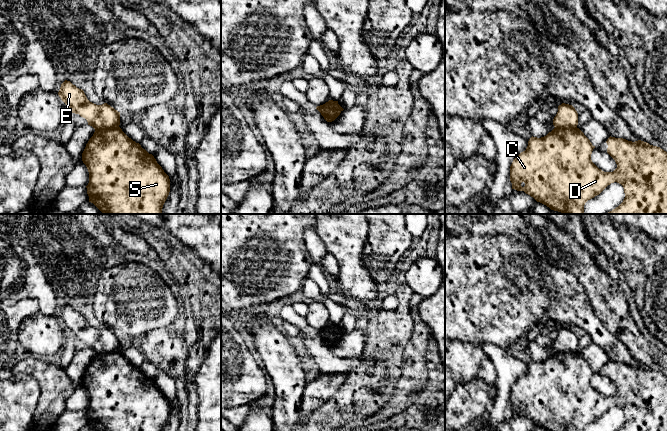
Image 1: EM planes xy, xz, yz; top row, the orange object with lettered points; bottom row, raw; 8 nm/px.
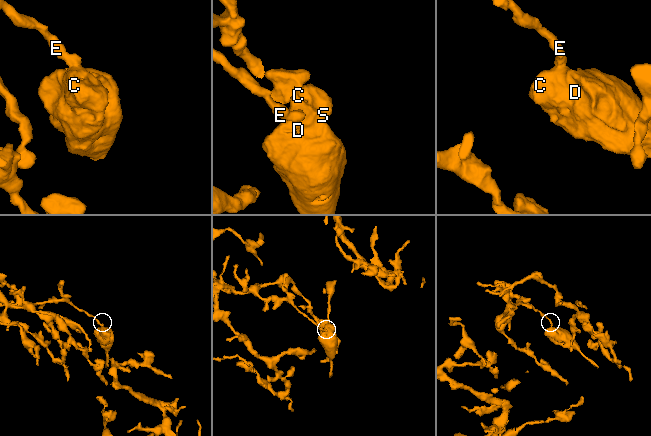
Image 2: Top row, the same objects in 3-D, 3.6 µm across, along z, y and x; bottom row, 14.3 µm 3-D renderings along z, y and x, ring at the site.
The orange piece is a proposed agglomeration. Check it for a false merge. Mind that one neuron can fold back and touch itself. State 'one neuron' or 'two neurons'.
two neurons

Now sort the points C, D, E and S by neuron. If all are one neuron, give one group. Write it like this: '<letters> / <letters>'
C D S / E

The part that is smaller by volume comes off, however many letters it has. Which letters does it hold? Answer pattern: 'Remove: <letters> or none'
Remove: C, D, S

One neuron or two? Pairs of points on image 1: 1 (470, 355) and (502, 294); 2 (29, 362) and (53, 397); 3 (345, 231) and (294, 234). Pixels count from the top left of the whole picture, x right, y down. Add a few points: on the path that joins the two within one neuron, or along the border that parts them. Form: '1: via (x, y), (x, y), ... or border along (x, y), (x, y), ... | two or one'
1: border along (455, 338), (461, 341), (477, 343) | two
2: via (38, 371), (53, 388) | one
3: border along (316, 224), (314, 229) | two

